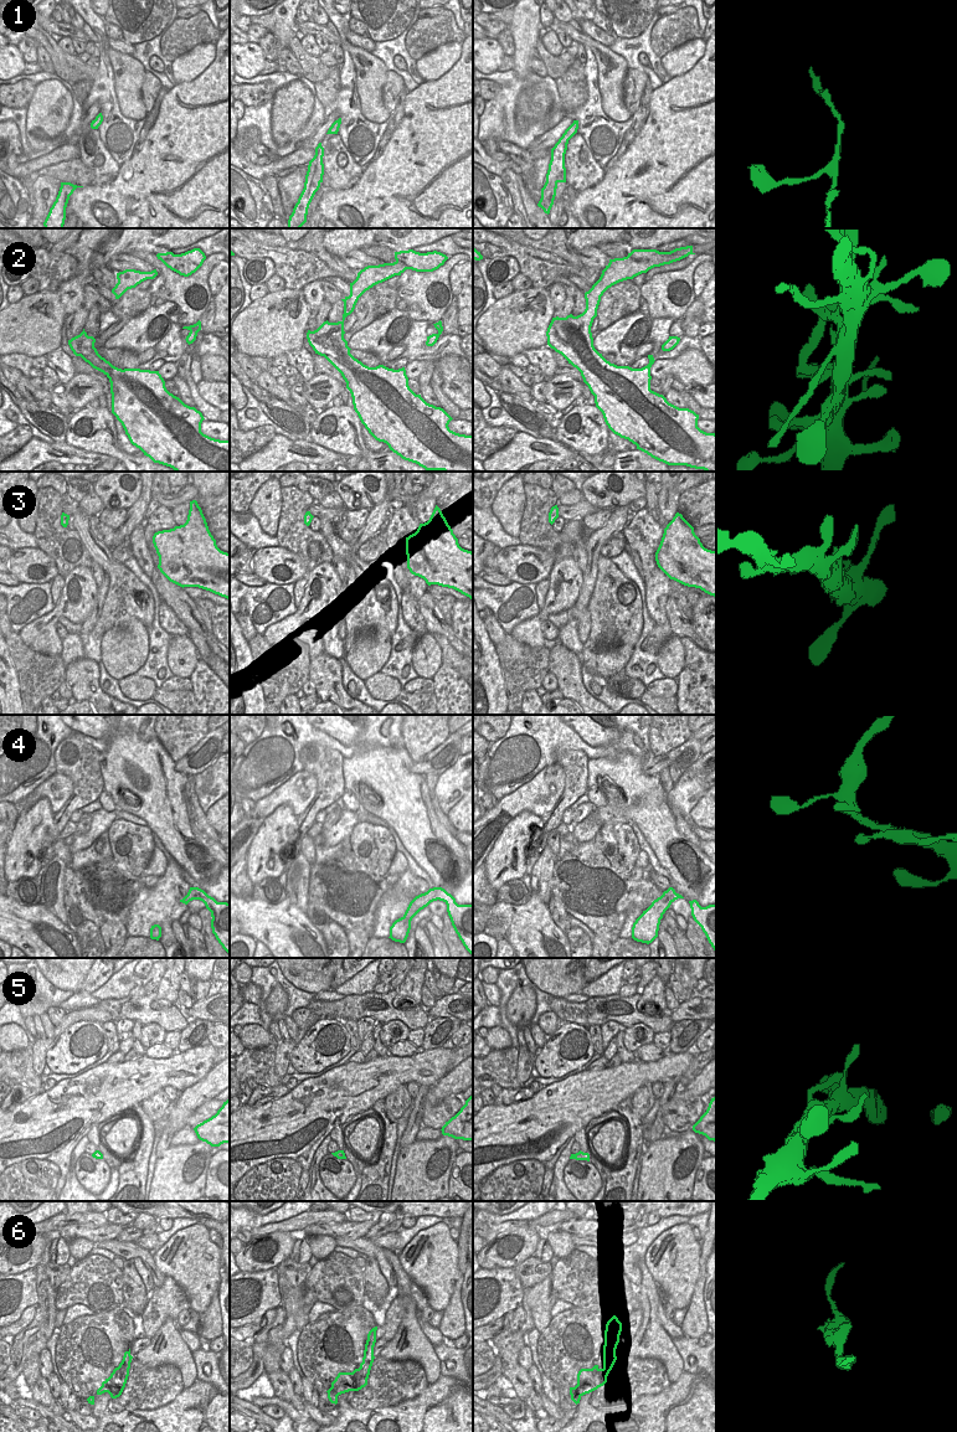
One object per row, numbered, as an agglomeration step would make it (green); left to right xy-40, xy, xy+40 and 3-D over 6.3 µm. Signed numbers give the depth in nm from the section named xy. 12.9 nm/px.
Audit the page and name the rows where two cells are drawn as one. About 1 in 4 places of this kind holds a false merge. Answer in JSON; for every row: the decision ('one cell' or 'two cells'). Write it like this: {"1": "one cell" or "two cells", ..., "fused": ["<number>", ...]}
{"1": "one cell", "2": "two cells", "3": "one cell", "4": "one cell", "5": "one cell", "6": "two cells", "fused": ["2", "6"]}

